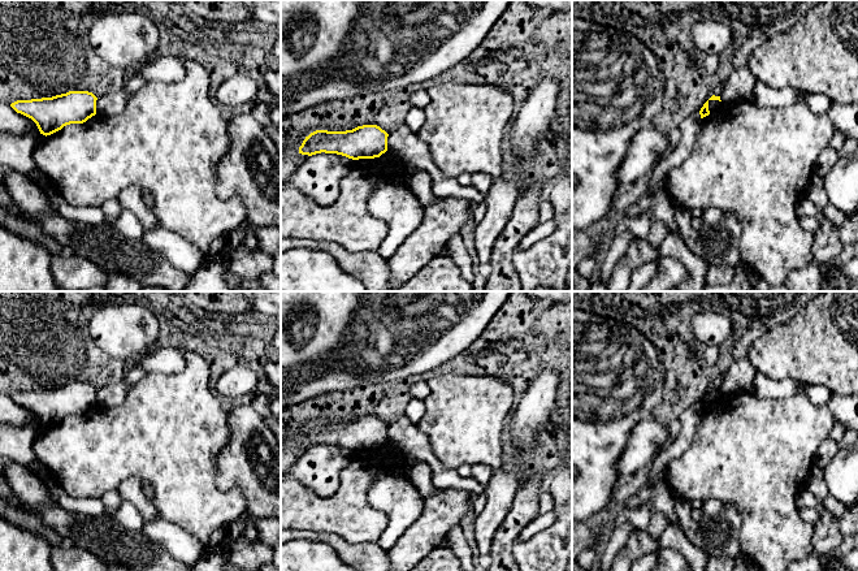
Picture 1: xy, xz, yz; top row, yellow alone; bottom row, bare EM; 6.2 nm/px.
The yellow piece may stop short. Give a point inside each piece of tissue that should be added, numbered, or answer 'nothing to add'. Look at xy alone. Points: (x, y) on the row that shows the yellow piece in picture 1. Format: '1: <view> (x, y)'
nothing to add

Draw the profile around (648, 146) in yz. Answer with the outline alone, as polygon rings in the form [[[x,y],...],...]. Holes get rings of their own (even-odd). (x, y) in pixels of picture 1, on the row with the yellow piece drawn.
[[[653,125],[641,127],[632,138],[625,160],[616,173],[619,189],[621,191],[632,189],[638,178],[651,172],[660,157],[670,151],[672,142],[673,139]]]

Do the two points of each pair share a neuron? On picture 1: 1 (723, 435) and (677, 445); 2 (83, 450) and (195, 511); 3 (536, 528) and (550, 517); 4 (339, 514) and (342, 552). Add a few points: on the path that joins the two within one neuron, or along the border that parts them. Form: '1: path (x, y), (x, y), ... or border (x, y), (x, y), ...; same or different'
1: border (702, 412), (692, 444), (670, 462); different
2: path (111, 451), (135, 451), (168, 484); same
3: path (540, 524), (546, 519); same
4: border (311, 530), (336, 533), (354, 544), (371, 543); different

